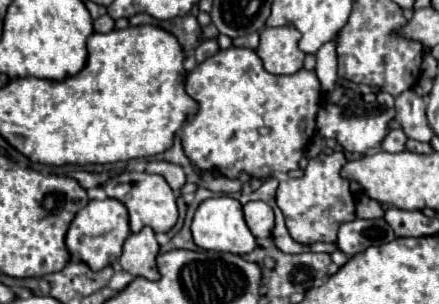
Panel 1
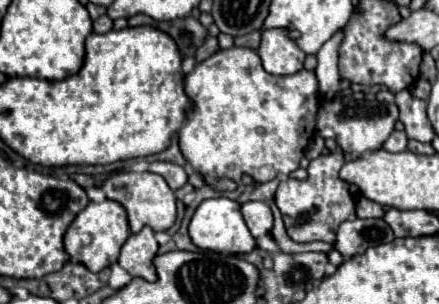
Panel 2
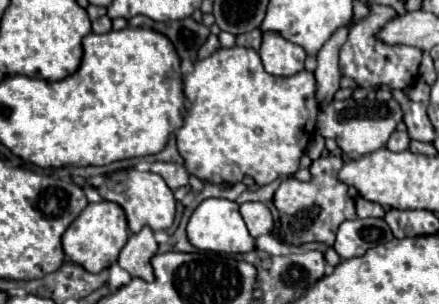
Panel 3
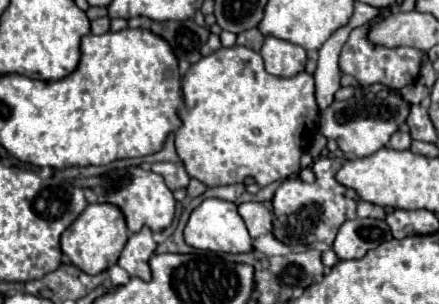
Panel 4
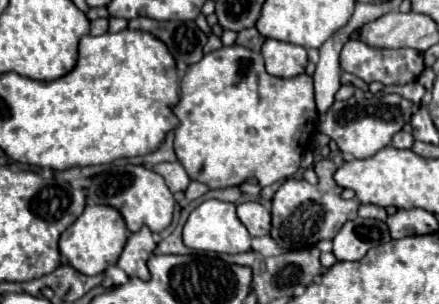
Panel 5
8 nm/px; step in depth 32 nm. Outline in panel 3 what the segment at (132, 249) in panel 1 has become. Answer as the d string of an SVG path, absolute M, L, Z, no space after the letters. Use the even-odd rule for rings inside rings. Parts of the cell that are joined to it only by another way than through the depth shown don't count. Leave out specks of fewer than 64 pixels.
M144 226L140 232L130 234L126 246L120 252L118 264L130 274L130 276L138 276L146 282L154 280L154 270L152 270L152 256L156 254L158 244L154 240L154 232Z

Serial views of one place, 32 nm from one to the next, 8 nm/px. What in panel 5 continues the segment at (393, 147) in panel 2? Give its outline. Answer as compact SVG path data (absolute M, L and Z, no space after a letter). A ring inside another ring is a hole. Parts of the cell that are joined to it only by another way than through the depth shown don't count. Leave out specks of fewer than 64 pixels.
M396 132L396 136L392 138L392 146L394 148L412 148L412 144L414 144L414 138L412 138L412 134L410 132Z

